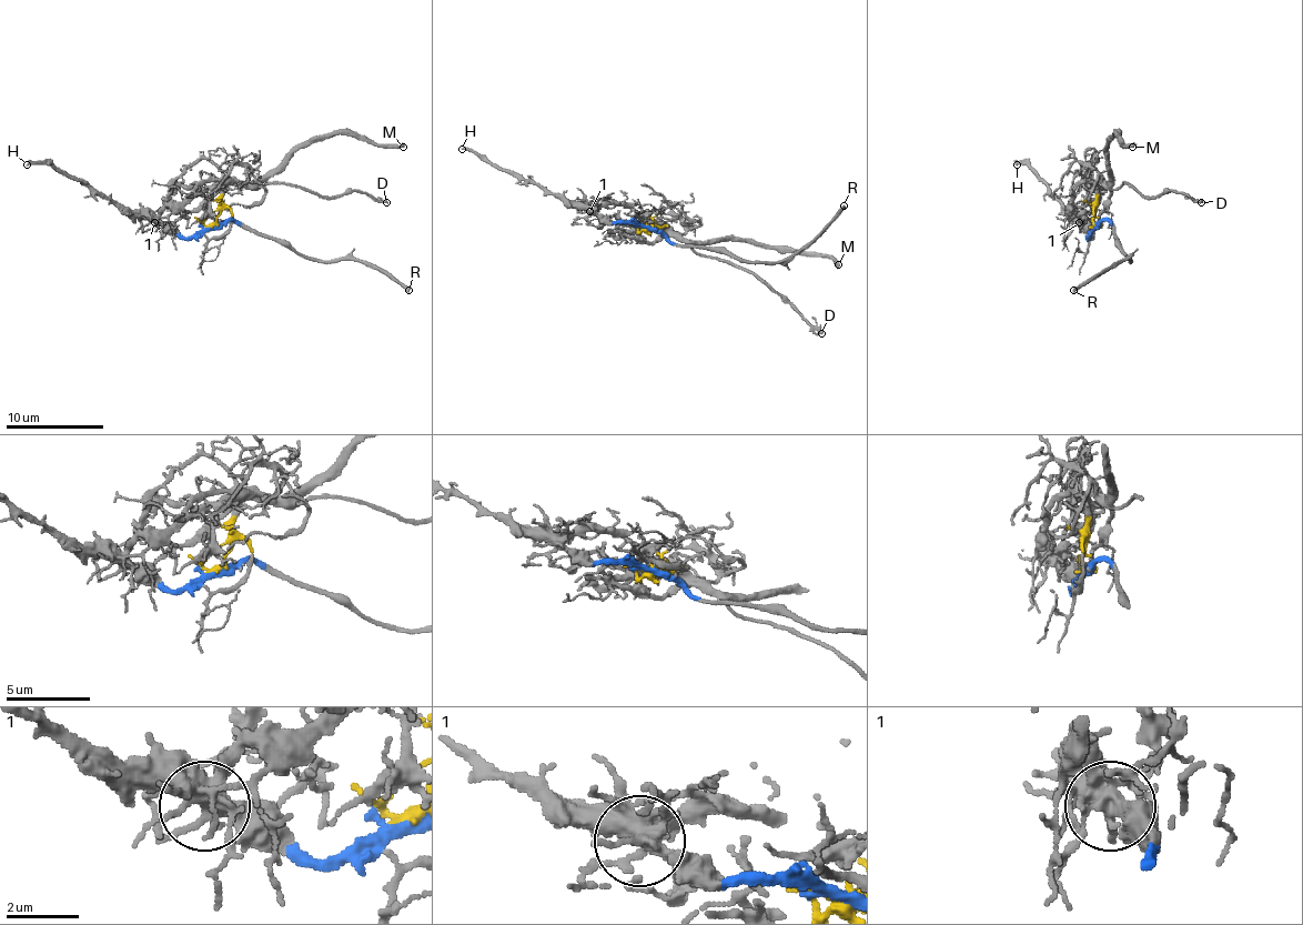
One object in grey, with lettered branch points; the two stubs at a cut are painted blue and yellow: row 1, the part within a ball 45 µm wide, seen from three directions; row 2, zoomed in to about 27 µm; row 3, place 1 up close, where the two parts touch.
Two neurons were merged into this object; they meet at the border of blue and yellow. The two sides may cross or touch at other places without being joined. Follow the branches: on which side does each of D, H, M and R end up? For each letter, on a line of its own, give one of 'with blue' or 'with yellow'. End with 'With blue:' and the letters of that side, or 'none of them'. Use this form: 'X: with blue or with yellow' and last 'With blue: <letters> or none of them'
D: with yellow
H: with blue
M: with yellow
R: with blue
With blue: H, R

